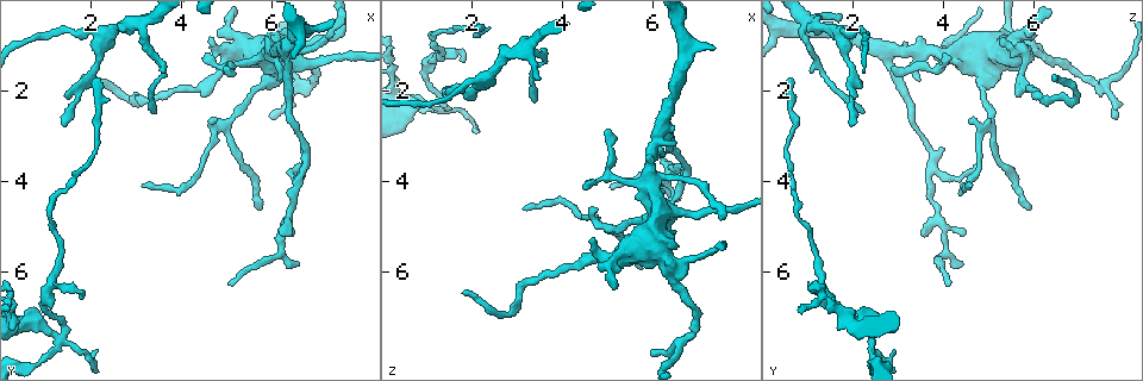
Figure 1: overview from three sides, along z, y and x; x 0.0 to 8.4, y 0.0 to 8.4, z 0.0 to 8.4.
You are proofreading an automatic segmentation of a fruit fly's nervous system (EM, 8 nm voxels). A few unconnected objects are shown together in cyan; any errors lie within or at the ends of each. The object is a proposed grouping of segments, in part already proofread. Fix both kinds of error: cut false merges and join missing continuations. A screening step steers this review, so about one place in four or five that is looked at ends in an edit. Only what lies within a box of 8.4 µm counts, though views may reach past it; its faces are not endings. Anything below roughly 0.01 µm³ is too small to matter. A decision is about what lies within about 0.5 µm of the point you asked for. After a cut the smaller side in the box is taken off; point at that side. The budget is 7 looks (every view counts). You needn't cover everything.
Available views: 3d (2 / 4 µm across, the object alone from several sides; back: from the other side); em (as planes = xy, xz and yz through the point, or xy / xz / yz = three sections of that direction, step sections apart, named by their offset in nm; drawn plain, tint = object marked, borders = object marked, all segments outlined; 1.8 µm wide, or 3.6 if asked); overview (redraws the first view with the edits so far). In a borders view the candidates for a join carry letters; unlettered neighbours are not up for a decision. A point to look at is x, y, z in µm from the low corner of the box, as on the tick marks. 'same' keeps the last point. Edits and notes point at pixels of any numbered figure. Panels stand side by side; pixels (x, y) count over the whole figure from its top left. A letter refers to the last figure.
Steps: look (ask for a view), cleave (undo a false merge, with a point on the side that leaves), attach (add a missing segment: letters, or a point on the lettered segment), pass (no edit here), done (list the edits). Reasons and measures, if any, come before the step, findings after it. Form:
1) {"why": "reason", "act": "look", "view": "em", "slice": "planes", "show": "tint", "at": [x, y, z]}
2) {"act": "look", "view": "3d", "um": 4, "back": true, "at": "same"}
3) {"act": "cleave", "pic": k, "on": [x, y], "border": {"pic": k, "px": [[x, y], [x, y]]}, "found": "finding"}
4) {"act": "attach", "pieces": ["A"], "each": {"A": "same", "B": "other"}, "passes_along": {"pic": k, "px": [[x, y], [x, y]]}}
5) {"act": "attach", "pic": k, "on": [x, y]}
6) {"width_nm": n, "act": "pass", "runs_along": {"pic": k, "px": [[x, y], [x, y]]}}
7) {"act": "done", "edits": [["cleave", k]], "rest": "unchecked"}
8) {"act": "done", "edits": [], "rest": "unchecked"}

{"why": "free end", "act": "look", "view": "em", "um": 3.6, "slice": "yz", "step": 16, "show": "borders", "at": [3.30, 2.50, 2.25]}

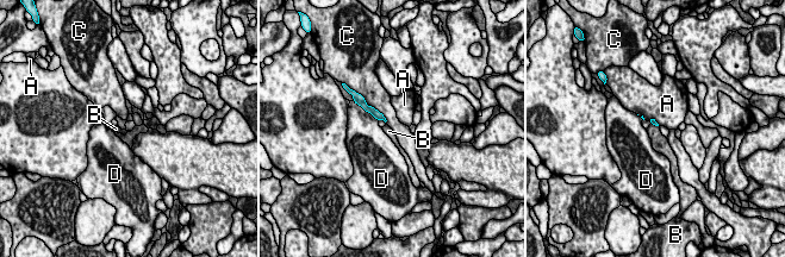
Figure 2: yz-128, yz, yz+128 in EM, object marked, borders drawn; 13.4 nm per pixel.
{"act": "pass", "each": {"A": "other", "B": "other", "C": "other", "D": "other"}, "border": {"pic": 2, "px": [[363, 96], [386, 121]]}, "found": "none of them fits"}

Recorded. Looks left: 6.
{"why": "branch stops here", "act": "look", "view": "3d", "um": 4, "at": [1.45, 2.70, 1.95]}

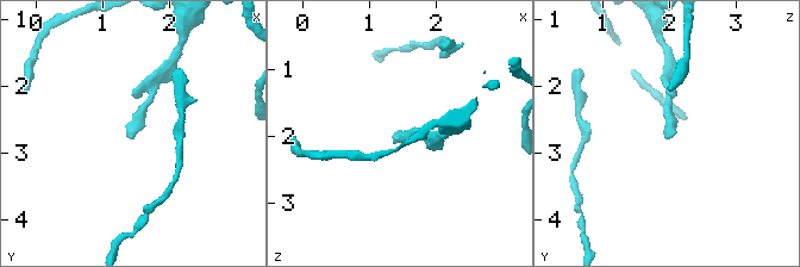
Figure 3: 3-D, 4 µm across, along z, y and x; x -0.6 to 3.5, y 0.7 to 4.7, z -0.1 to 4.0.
{"act": "look", "view": "em", "slice": "planes", "show": "borders", "at": [1.45, 2.80, 1.95]}

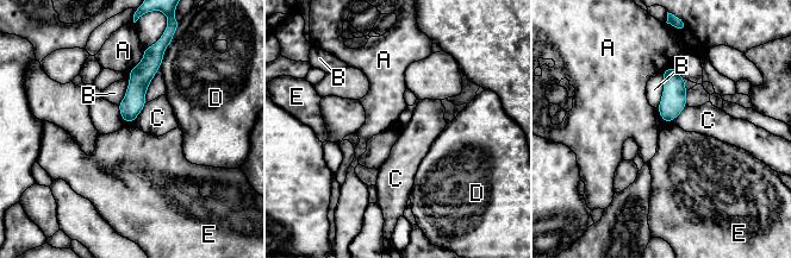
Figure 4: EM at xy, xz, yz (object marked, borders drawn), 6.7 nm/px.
{"act": "pass", "each": {"A": "other", "B": "other", "C": "other", "D": "other", "E": "other"}, "border": {"pic": 4, "px": [[125, 121], [132, 123]]}, "found": "no lettered segment goes on from it"}

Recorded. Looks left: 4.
{"why": "sudden change in width", "act": "look", "view": "3d", "um": 2, "at": [7.65, 1.20, 4.65]}

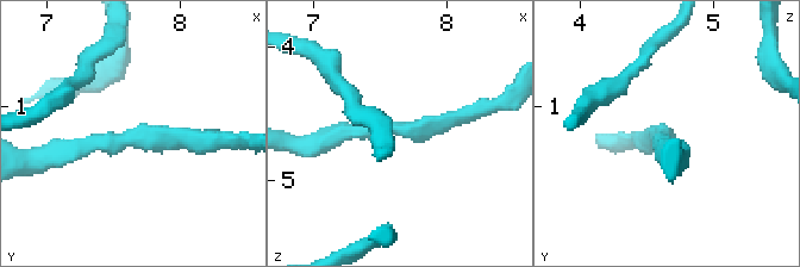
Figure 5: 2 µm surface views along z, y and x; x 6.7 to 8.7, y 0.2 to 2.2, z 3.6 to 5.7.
{"why": "shape alone is not enough", "act": "look", "view": "em", "um": 3.6, "slice": "planes", "show": "borders", "at": [7.60, 1.28, 4.62]}

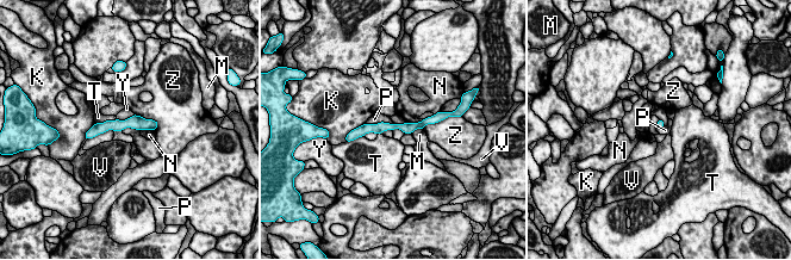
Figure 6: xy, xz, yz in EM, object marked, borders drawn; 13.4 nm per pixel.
{"width_nm": 100, "act": "pass", "each": {"K": "other", "M": "other", "N": "other", "P": "other", "T": "other", "V": "other", "Y": "other", "Z": "other"}, "border": {"pic": 6, "px": [[365, 123], [393, 123]]}, "found": "one cell here"}

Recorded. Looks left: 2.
{"act": "done", "edits": [], "rest": "unchecked"}

